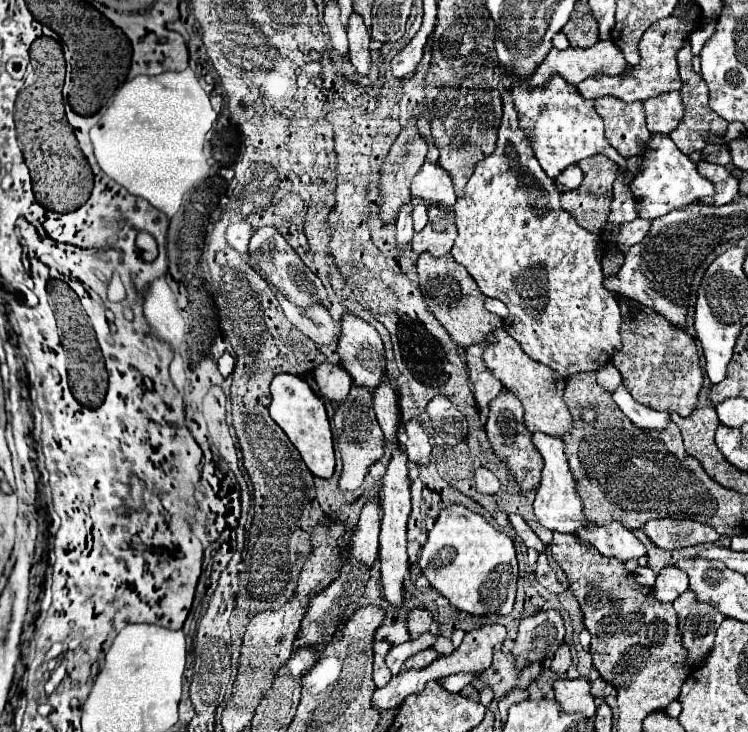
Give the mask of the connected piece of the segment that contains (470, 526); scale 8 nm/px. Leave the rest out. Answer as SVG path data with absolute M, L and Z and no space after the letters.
M446 505L420 553L420 569L452 607L468 615L508 615L516 597L518 561L510 535L494 529L482 515L462 507Z

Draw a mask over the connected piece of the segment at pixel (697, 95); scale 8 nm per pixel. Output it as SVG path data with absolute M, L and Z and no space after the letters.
M686 39L684 41L684 47L678 49L678 65L680 65L680 77L682 77L682 87L680 87L680 97L682 97L682 103L684 103L684 117L682 121L678 123L678 129L674 129L674 133L670 133L668 137L676 143L676 147L690 155L694 151L704 151L706 147L706 139L704 139L704 133L710 133L714 137L722 137L726 133L726 125L728 121L718 117L710 105L708 105L708 87L704 83L704 79L694 71L692 67L692 49L690 49L690 41Z

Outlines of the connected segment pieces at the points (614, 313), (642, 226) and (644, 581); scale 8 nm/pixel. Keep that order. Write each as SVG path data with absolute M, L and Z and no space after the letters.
M502 77L502 87L504 117L498 131L496 151L478 161L464 195L458 197L454 205L458 239L454 241L452 257L468 269L486 297L496 297L508 305L510 313L504 319L504 329L534 361L558 371L562 377L570 377L580 371L596 371L622 347L620 307L612 293L602 285L602 237L582 229L562 209L554 179L546 177L540 169L526 135L518 127L518 113L514 111L512 97L508 95L512 79Z
M636 217L636 219L630 221L630 223L624 223L624 225L620 227L618 247L622 249L622 245L624 245L624 253L626 253L626 249L630 249L632 245L638 245L638 241L642 241L642 237L646 237L650 225L652 225L650 219L640 219L640 217Z
M638 567L638 569L634 571L634 575L636 575L636 579L640 579L640 585L652 587L654 581L656 581L656 573L654 573L650 567Z

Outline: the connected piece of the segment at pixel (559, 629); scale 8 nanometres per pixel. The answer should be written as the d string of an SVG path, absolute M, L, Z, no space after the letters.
M548 609L520 621L518 637L514 641L516 669L524 669L536 661L544 663L554 657L564 641L564 621L558 611Z

